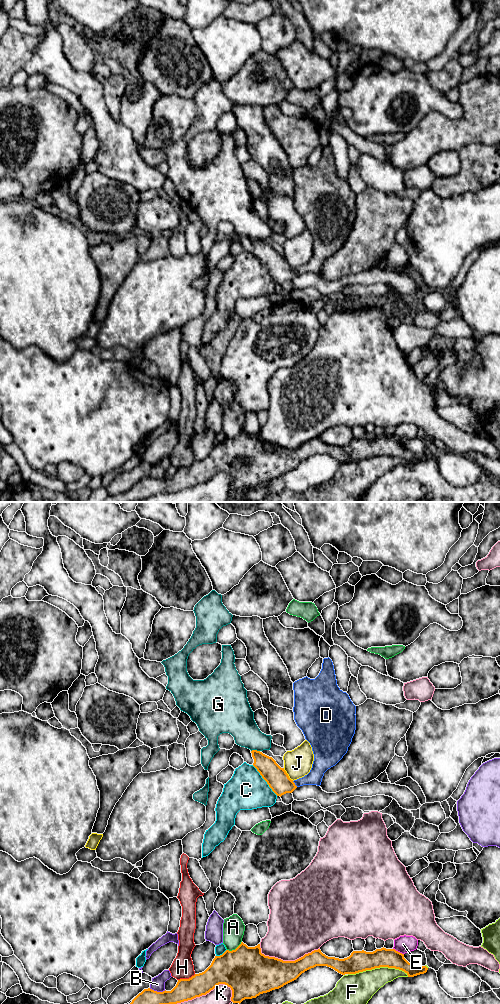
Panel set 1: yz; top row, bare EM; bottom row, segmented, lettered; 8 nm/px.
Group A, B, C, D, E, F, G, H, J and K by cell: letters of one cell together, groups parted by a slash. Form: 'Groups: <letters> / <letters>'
Groups: A / B / C / D / E / F / G / H / J / K

